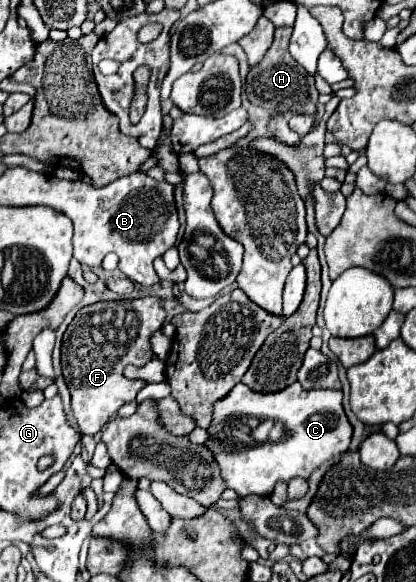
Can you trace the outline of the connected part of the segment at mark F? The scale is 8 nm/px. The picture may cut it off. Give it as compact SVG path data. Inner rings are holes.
M153 296L121 302L97 302L77 312L63 334L61 366L71 392L71 412L81 428L81 434L95 436L123 404L135 400L137 392L145 384L127 380L123 376L123 368L127 364L145 366L153 358L149 338L163 326L163 320L165 310L161 300Z

